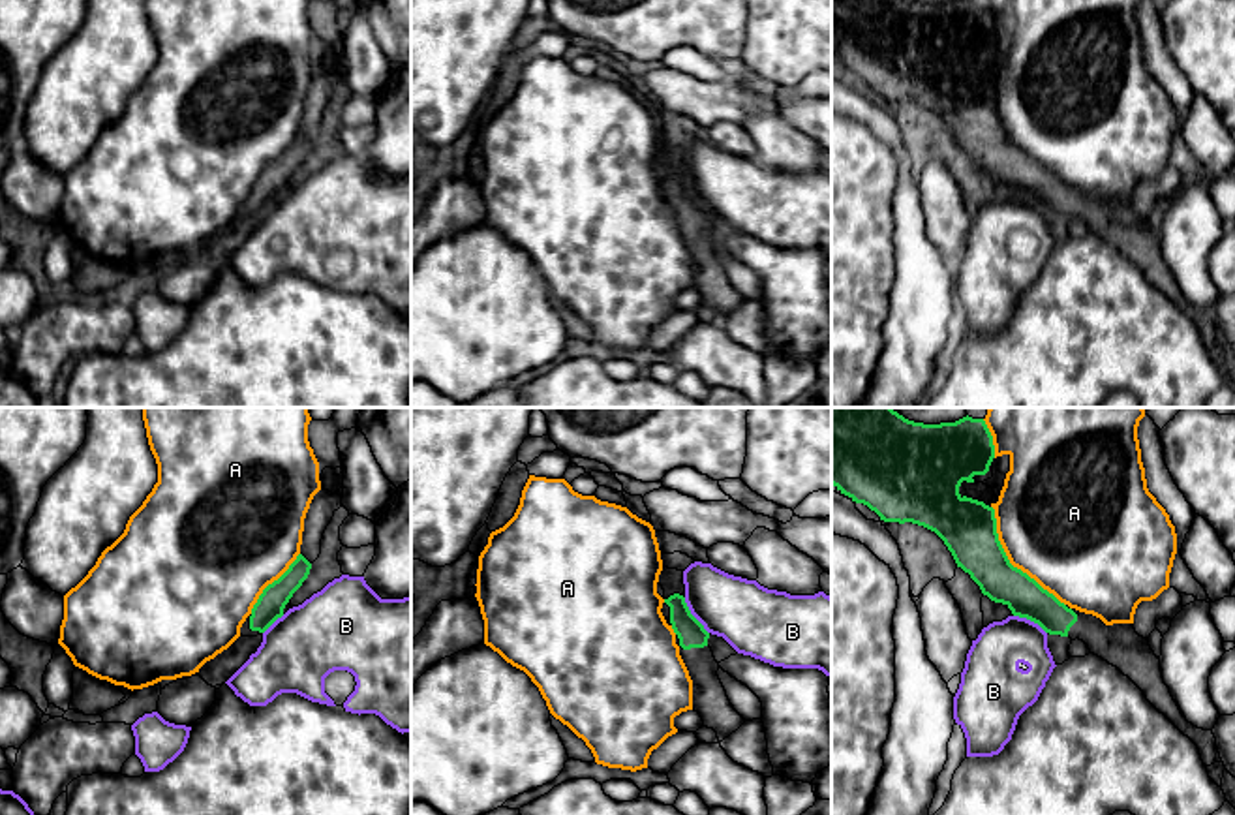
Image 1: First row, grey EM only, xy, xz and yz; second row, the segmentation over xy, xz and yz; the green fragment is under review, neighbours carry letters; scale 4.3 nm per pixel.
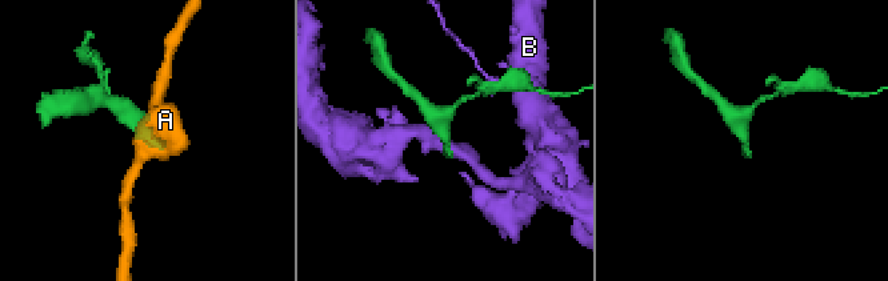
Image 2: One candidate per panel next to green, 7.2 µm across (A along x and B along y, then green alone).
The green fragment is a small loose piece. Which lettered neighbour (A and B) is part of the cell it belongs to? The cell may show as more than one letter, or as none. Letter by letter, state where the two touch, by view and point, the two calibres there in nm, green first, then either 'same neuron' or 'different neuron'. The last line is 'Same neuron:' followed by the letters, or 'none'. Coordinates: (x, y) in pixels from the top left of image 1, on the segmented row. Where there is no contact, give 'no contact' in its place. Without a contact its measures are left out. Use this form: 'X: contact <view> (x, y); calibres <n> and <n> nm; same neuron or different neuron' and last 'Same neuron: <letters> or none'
A: contact yz (1008, 562); calibres 240 and 480 nm; different neuron
B: contact xz (693, 616); calibres 120 and 300 nm; different neuron
Same neuron: none

